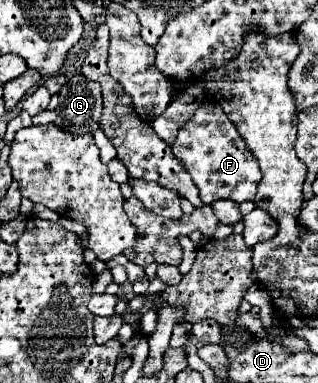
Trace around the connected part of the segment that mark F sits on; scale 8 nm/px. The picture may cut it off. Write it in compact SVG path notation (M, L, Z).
M201 104L197 112L191 116L191 120L179 130L171 148L177 160L185 164L205 204L211 204L215 200L233 200L237 204L245 200L255 200L259 184L257 160L247 150L245 140L241 138L241 134L231 124L231 120L219 104Z

